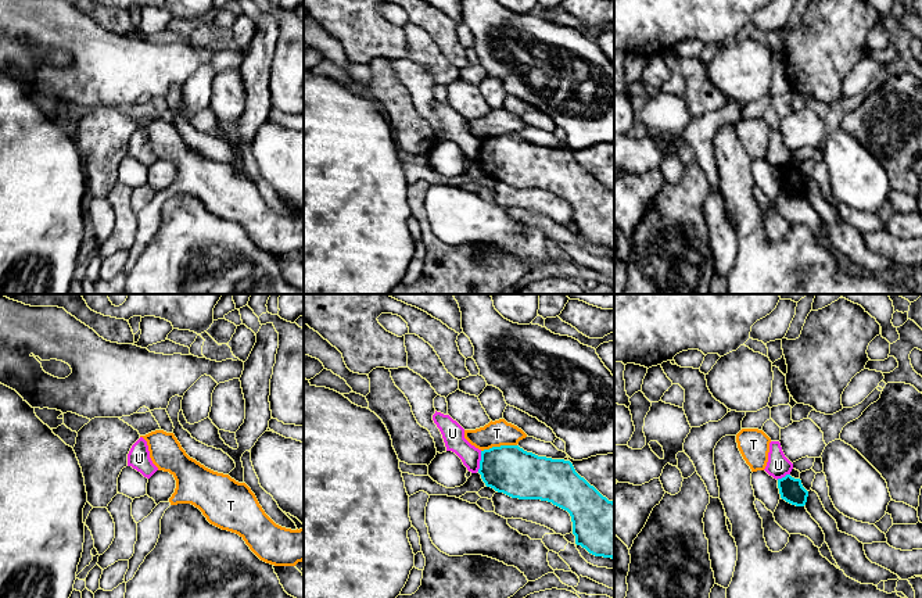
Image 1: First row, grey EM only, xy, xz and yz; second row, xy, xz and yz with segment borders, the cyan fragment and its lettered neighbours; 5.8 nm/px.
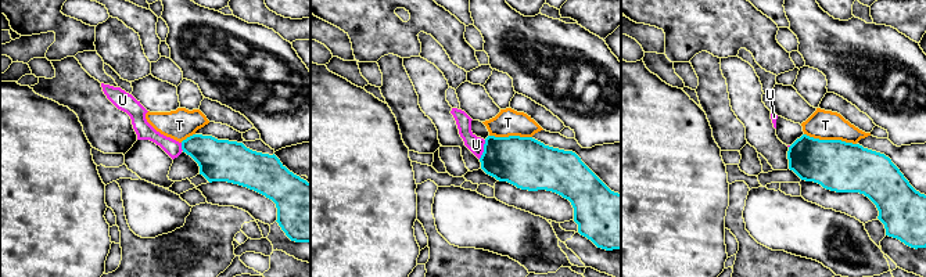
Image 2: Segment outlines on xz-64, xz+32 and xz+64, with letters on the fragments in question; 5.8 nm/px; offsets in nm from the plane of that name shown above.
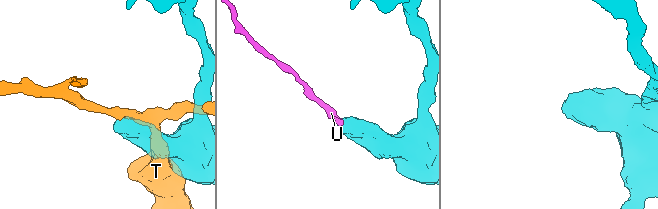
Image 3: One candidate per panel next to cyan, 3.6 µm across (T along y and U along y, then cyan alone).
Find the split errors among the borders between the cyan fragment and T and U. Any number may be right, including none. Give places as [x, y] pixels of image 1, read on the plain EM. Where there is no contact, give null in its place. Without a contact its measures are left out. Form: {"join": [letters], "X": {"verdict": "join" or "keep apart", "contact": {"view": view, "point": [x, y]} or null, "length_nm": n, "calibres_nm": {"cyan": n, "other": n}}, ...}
{"join": [], "T": {"verdict": "keep apart", "contact": {"view": "xz", "point": [498, 136]}, "length_nm": 220, "calibres_nm": {"cyan": 280, "other": 150}}, "U": {"verdict": "keep apart", "contact": {"view": "xz", "point": [480, 150]}, "length_nm": 120, "calibres_nm": {"cyan": 280, "other": 130}}}

